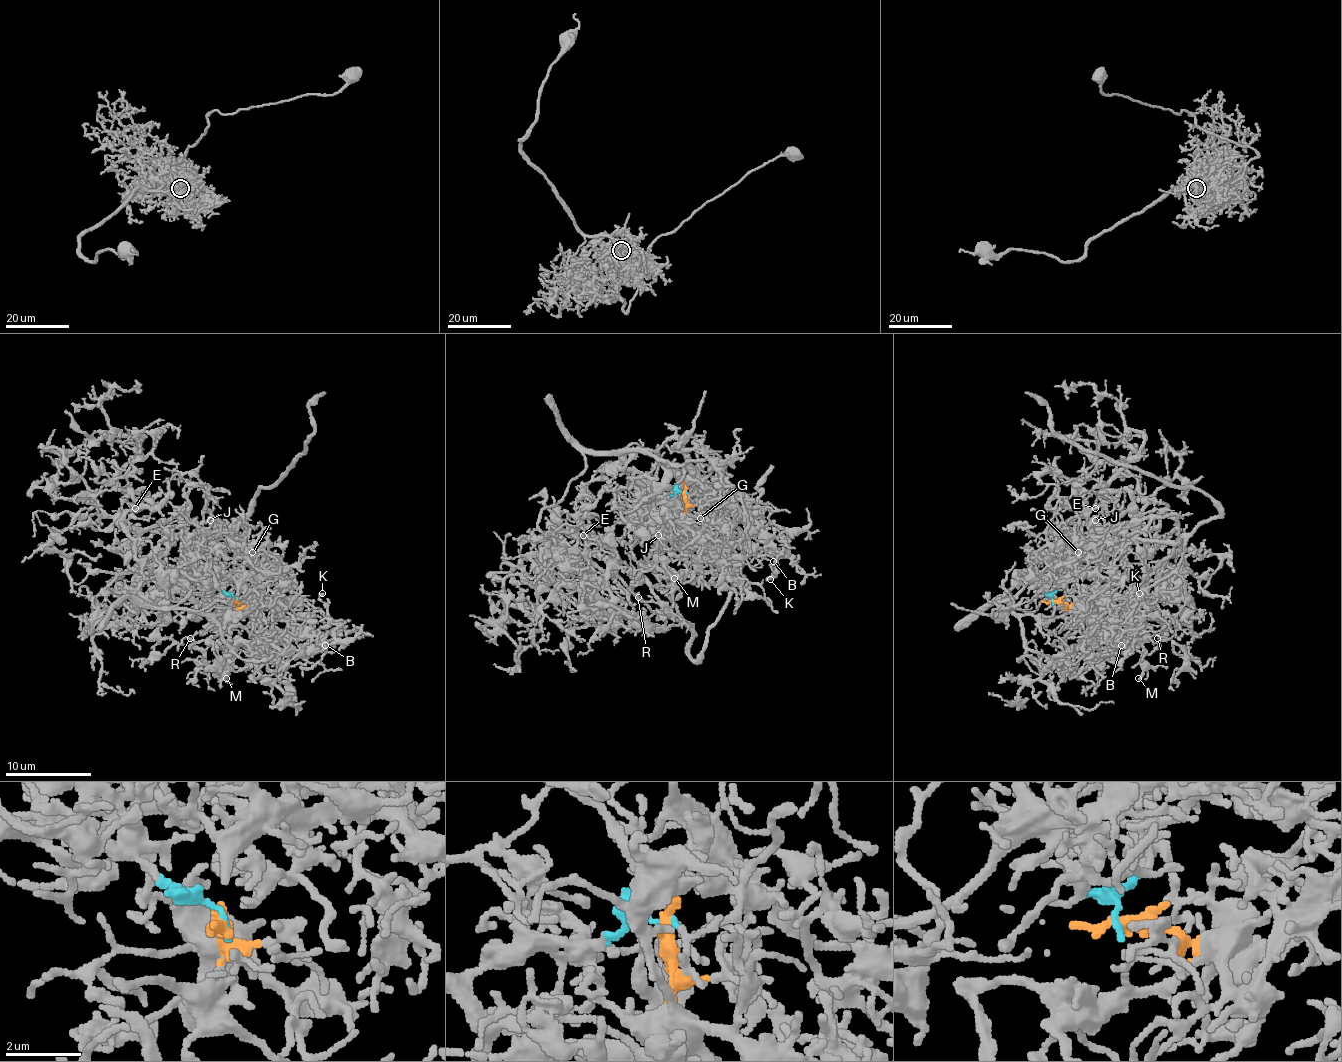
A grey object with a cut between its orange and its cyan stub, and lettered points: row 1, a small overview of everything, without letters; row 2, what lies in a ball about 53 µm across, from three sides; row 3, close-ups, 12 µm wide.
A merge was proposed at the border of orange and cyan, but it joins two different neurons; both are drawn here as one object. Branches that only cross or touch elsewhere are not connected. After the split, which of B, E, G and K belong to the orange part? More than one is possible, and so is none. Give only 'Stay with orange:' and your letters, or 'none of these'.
Stay with orange: B, G, K

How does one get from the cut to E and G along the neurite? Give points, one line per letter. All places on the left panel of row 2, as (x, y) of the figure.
E: (236, 601), (191, 577), (185, 552), (200, 537), (172, 517), (129, 526), (124, 515), (142, 489), (135, 509)
G: (236, 601), (221, 595), (221, 584), (254, 560), (252, 552)

